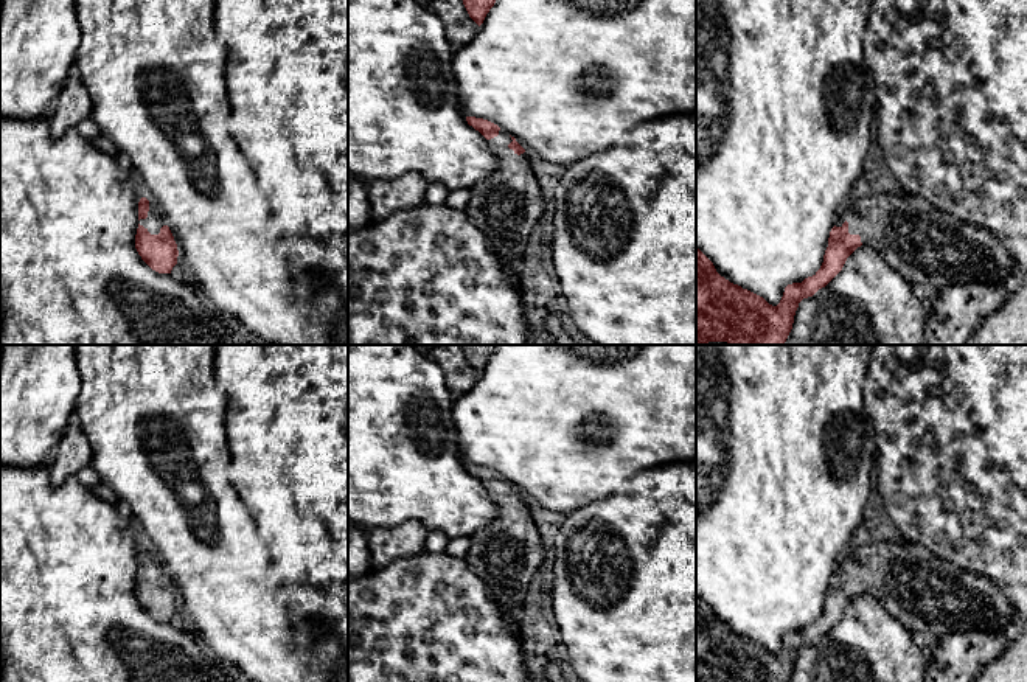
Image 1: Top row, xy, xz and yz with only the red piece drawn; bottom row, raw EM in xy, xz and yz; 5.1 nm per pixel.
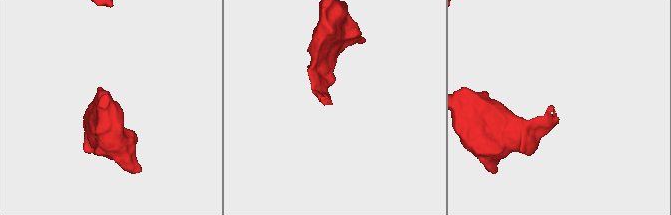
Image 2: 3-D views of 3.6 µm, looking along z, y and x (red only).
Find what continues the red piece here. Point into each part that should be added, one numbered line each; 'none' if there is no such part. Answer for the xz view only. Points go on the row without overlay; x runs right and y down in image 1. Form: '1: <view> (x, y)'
1: xz (507, 553)

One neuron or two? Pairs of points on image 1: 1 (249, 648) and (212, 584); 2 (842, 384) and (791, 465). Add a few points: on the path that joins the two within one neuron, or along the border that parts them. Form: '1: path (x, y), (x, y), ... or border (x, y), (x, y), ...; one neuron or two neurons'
1: path (249, 633), (249, 626), (227, 600); one neuron
2: path (822, 404), (791, 435), (791, 445); one neuron

